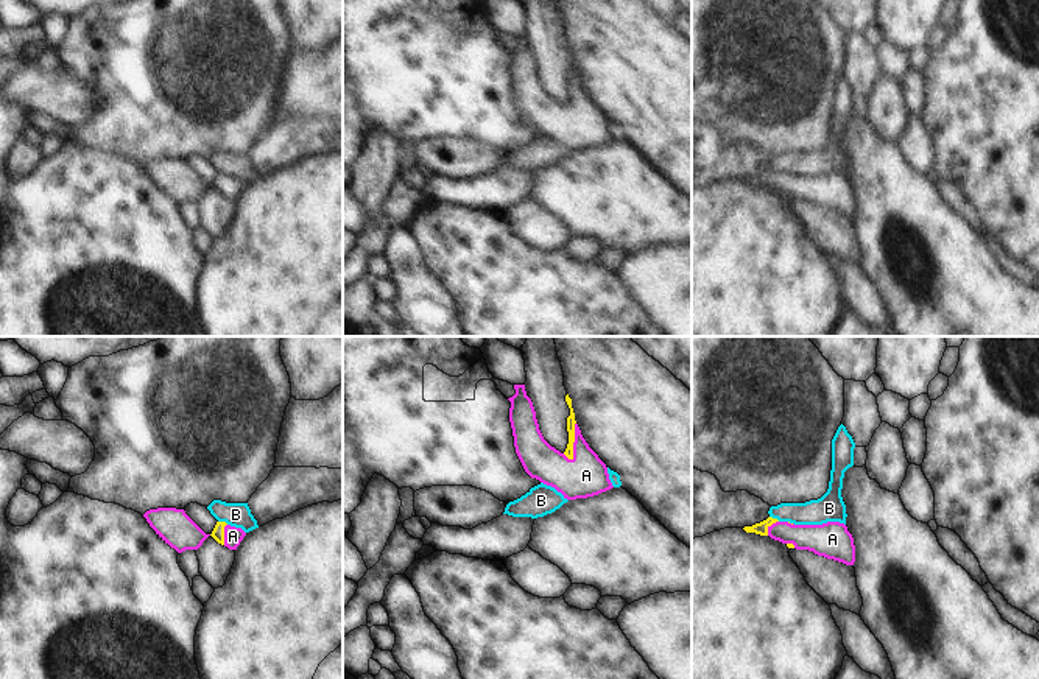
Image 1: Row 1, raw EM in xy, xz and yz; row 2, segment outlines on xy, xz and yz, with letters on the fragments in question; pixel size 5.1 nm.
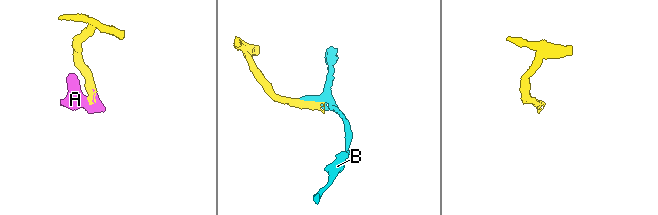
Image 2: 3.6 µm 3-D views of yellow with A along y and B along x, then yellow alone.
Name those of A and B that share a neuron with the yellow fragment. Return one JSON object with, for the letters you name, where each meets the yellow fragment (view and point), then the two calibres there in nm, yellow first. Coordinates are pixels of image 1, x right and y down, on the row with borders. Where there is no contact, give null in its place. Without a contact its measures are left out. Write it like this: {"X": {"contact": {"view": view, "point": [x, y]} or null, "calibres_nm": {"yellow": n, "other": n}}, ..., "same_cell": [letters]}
{"A": {"contact": {"view": "xz", "point": [574, 441]}, "calibres_nm": {"yellow": 50, "other": 220}}, "same_cell": ["A"]}

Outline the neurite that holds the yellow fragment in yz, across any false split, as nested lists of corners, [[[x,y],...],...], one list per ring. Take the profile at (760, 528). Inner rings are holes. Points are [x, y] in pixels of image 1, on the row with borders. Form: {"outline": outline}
{"outline": [[[768,517],[752,526],[743,528],[746,533],[770,536],[785,544],[788,548],[808,550],[818,556],[854,565],[855,545],[847,526],[840,522],[822,525],[794,525]]]}

